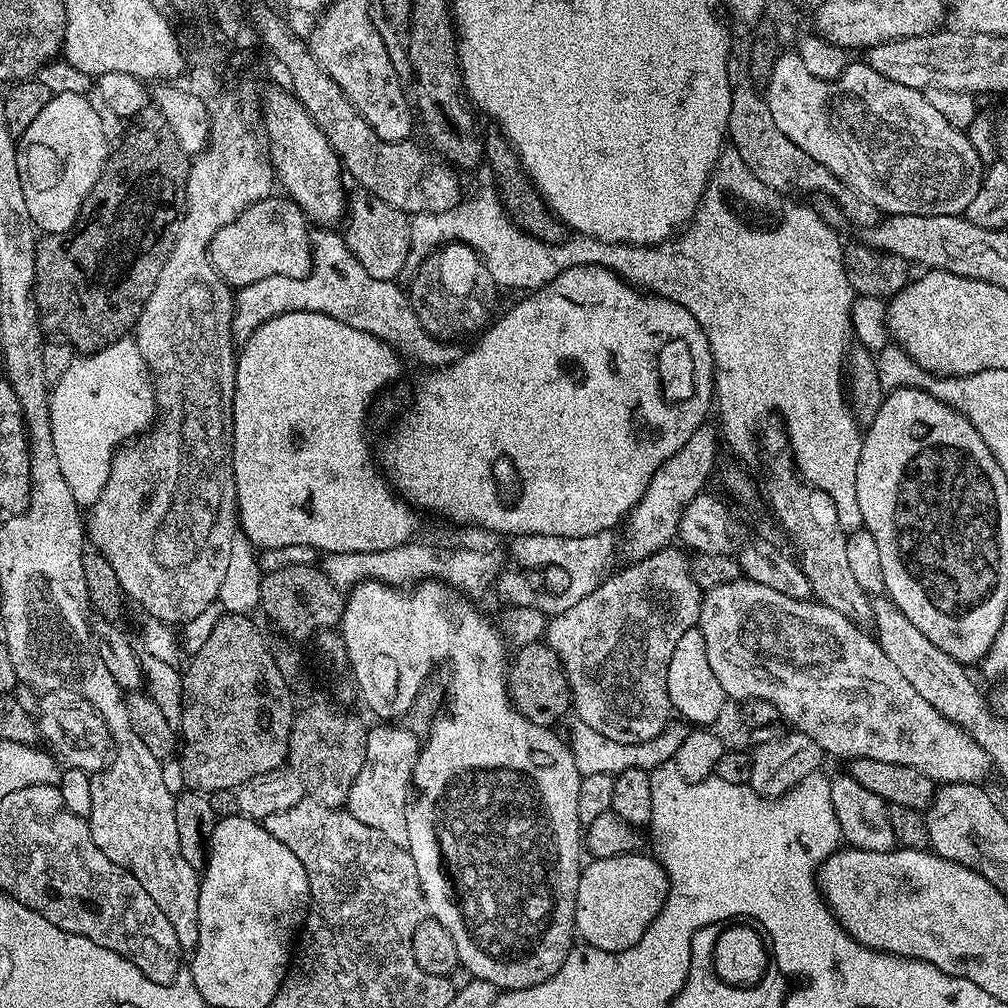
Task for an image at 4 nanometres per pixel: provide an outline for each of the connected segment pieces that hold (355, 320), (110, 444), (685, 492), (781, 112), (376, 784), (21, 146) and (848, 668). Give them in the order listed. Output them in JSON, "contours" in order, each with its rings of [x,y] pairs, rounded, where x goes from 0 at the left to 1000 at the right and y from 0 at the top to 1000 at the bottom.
{"contours":[[[[317,224],[309,231],[309,237],[313,263],[308,273],[300,276],[269,273],[235,289],[234,312],[230,317],[230,330],[235,340],[246,338],[258,323],[282,311],[311,310],[343,319],[343,323],[351,323],[351,327],[371,331],[371,335],[383,339],[404,356],[406,353],[417,361],[425,361],[421,363],[429,367],[446,363],[457,355],[455,340],[431,335],[427,327],[415,319],[406,291],[402,287],[400,290],[393,278],[367,276],[367,272],[359,268],[359,260],[351,256],[336,229]]],[[[124,335],[96,349],[76,352],[69,359],[69,367],[65,367],[65,371],[62,371],[62,375],[51,382],[48,398],[50,427],[54,431],[54,450],[62,465],[62,474],[65,474],[75,493],[94,498],[109,474],[111,454],[115,451],[116,444],[148,428],[157,412],[153,374],[141,355],[134,336]]],[[[699,419],[692,427],[688,427],[688,431],[685,431],[685,438],[681,438],[681,442],[677,442],[677,446],[673,446],[673,450],[665,453],[665,455],[647,471],[643,489],[641,489],[639,495],[623,509],[621,519],[618,521],[618,524],[620,523],[619,548],[624,552],[622,554],[624,557],[630,558],[641,554],[645,550],[655,548],[659,544],[664,543],[664,541],[672,535],[675,526],[675,511],[677,510],[677,506],[689,492],[695,491],[695,489],[701,485],[698,483],[701,482],[702,475],[706,472],[706,466],[710,462],[710,451],[714,448],[714,440],[716,444],[716,437],[712,432],[711,422],[706,419]]],[[[788,50],[775,51],[767,67],[767,72],[764,73],[763,83],[760,86],[760,98],[764,117],[768,117],[772,129],[776,129],[776,133],[780,133],[780,137],[784,137],[784,141],[788,141],[788,145],[800,149],[800,153],[804,153],[804,157],[808,157],[808,161],[815,161],[815,165],[819,165],[819,169],[823,169],[823,173],[832,177],[844,190],[849,191],[859,200],[863,200],[868,206],[872,206],[874,211],[882,214],[895,214],[897,212],[951,214],[958,208],[958,204],[962,204],[966,192],[970,192],[972,179],[976,176],[978,163],[977,160],[972,160],[967,145],[960,140],[961,132],[942,125],[942,121],[938,121],[938,117],[935,117],[935,113],[931,113],[931,109],[927,109],[927,105],[923,105],[920,94],[916,90],[883,80],[870,69],[865,68],[859,62],[842,63],[841,68],[830,79],[816,79],[815,77],[808,77],[808,73],[804,73],[804,69],[800,69],[800,65],[796,65],[796,58]]],[[[373,716],[365,723],[363,732],[363,756],[359,756],[359,764],[355,772],[351,772],[351,780],[347,780],[347,788],[343,805],[355,815],[375,823],[375,827],[383,827],[391,839],[404,841],[407,823],[403,823],[403,808],[407,797],[405,781],[409,778],[409,765],[413,762],[413,754],[418,753],[419,738],[412,734],[393,716]]],[[[57,90],[16,144],[22,192],[26,192],[30,216],[41,231],[62,232],[75,222],[83,197],[99,180],[108,154],[109,143],[107,147],[98,109],[75,91]]],[[[733,573],[697,588],[692,622],[696,633],[700,633],[704,665],[708,665],[708,673],[712,673],[723,695],[768,696],[775,711],[782,713],[789,725],[808,732],[822,751],[834,750],[837,756],[867,752],[870,756],[907,760],[907,764],[915,764],[915,768],[933,778],[975,779],[976,773],[985,769],[986,759],[978,744],[949,718],[931,708],[899,677],[891,661],[879,653],[873,638],[862,628],[860,631],[854,620],[831,609],[831,605],[823,605],[823,601],[809,594],[784,593],[764,585],[764,581]]]]}

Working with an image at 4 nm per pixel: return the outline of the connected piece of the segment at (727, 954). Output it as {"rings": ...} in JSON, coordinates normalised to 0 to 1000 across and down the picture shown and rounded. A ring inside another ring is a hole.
{"rings":[[[714,909],[714,913],[704,913],[710,919],[710,929],[704,937],[704,956],[712,962],[712,972],[716,976],[744,976],[754,974],[760,976],[762,972],[768,972],[768,978],[776,976],[776,984],[782,988],[790,988],[790,984],[798,984],[802,980],[802,968],[798,964],[782,964],[778,956],[774,956],[774,944],[770,944],[770,933],[766,933],[766,921],[764,929],[752,921],[740,919],[738,915],[728,915],[726,909]]]}

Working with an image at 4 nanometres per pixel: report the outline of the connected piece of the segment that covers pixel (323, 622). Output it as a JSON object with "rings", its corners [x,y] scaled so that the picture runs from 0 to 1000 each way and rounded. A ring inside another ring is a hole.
{"rings":[[[313,560],[288,561],[283,564],[260,571],[260,585],[258,586],[258,603],[278,623],[287,623],[290,631],[298,635],[301,631],[309,632],[318,624],[332,624],[341,611],[342,588],[323,573],[320,563]]]}

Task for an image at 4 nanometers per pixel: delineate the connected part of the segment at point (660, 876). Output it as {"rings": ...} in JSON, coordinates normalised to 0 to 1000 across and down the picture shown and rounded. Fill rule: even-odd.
{"rings":[[[646,848],[584,852],[578,858],[571,888],[571,925],[578,936],[602,944],[620,944],[641,927],[663,890],[663,869]]]}

